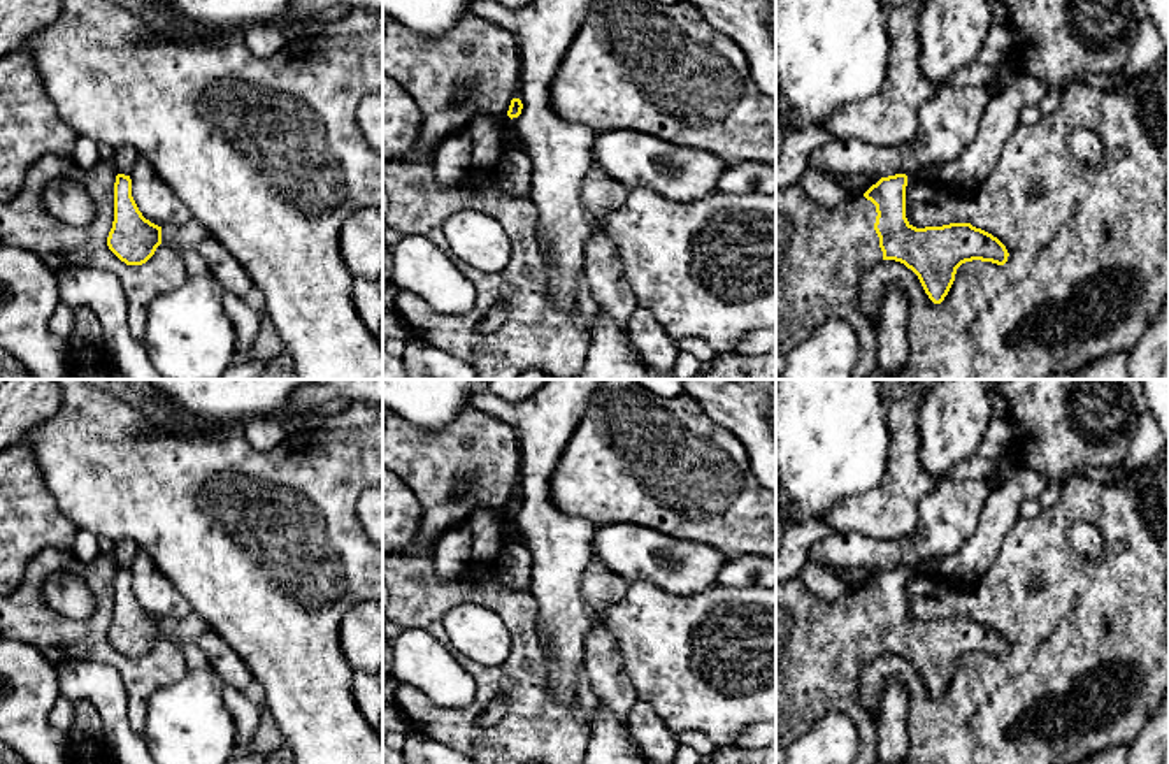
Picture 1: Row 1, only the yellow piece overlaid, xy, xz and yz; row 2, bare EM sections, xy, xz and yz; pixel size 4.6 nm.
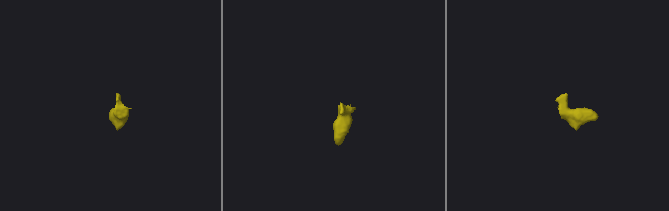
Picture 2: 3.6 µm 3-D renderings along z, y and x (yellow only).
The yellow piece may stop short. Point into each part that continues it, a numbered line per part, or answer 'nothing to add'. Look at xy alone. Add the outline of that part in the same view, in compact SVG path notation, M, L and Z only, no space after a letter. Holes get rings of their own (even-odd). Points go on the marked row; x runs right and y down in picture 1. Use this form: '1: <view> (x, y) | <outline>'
1: xy (190, 234) | M195 218L183 225L161 227L161 242L169 244L179 255L184 249L197 248L205 237L209 237L207 230Z

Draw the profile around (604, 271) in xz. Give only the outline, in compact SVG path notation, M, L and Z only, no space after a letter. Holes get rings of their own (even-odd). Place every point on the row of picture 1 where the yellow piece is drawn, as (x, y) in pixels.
M597 221L584 244L584 274L599 311L606 313L618 327L627 328L637 309L637 299L614 242Z

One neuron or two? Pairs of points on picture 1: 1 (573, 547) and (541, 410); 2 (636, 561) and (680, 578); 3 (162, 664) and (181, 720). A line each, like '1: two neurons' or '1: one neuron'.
1: one neuron
2: one neuron
3: two neurons

